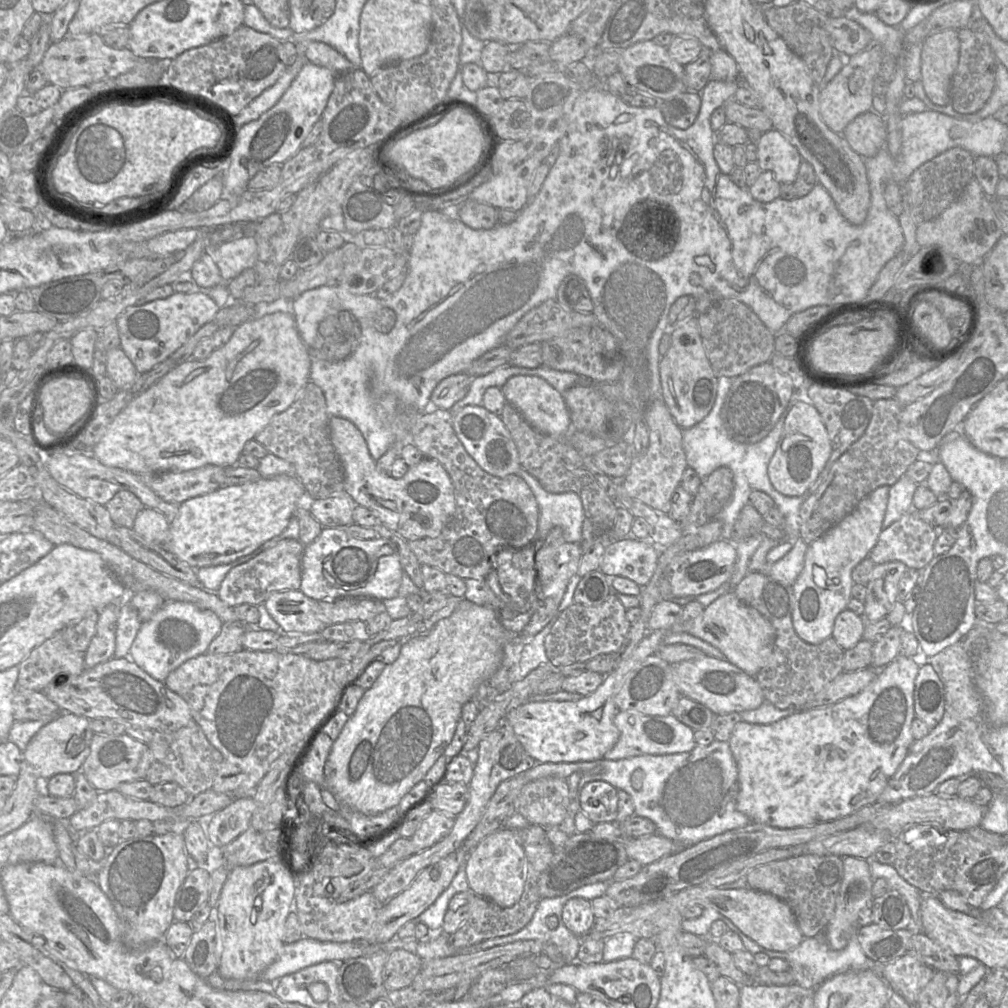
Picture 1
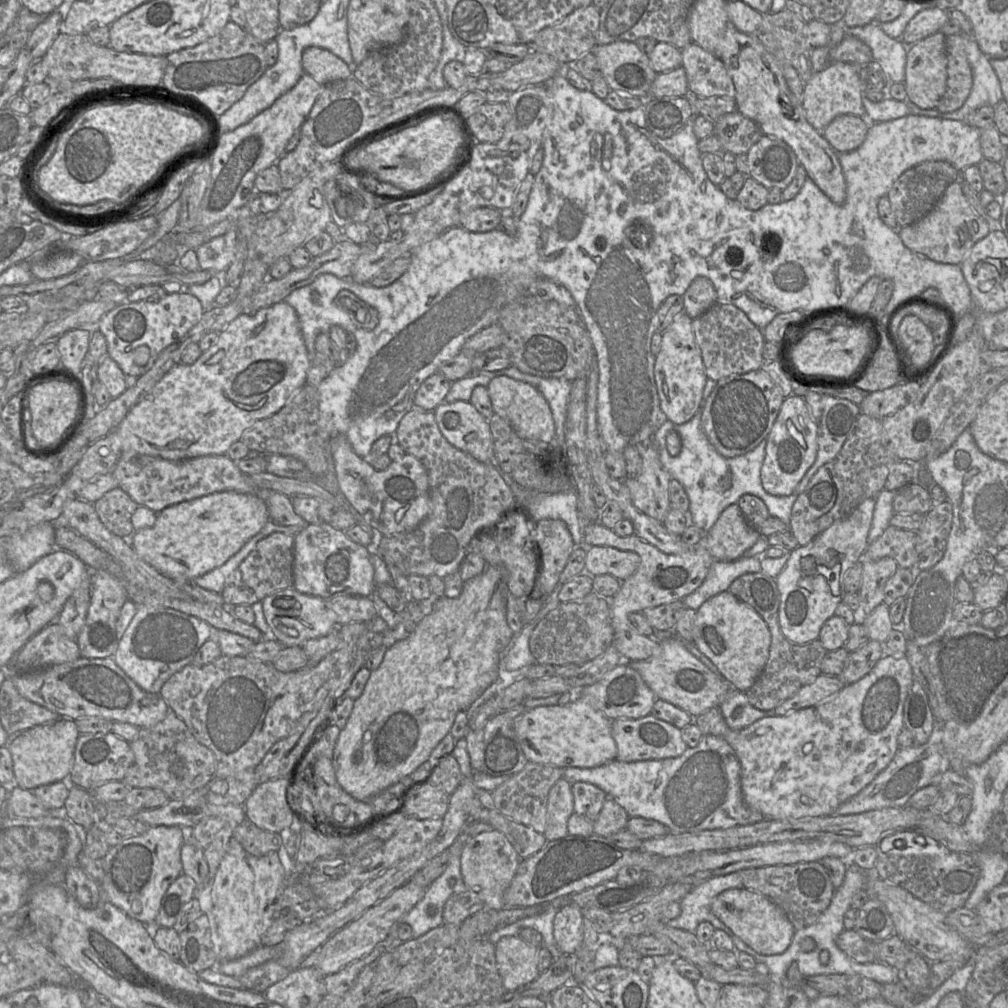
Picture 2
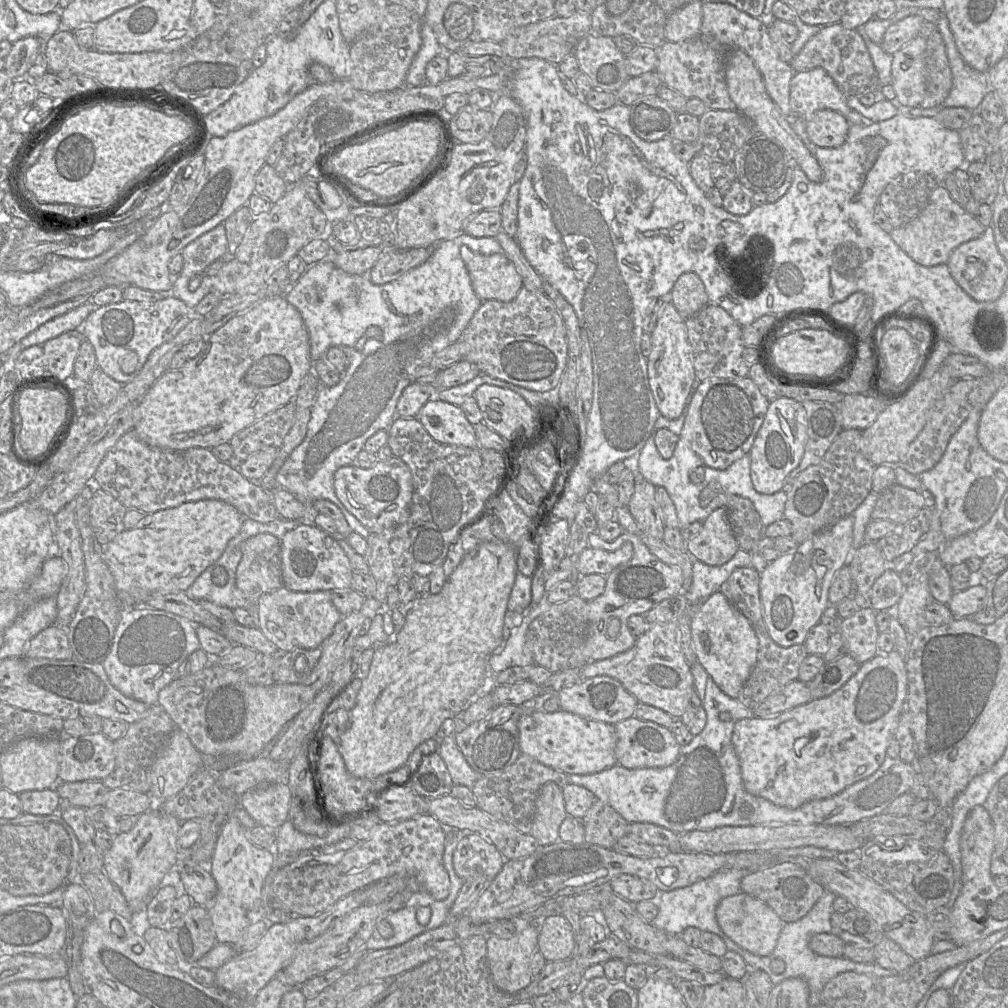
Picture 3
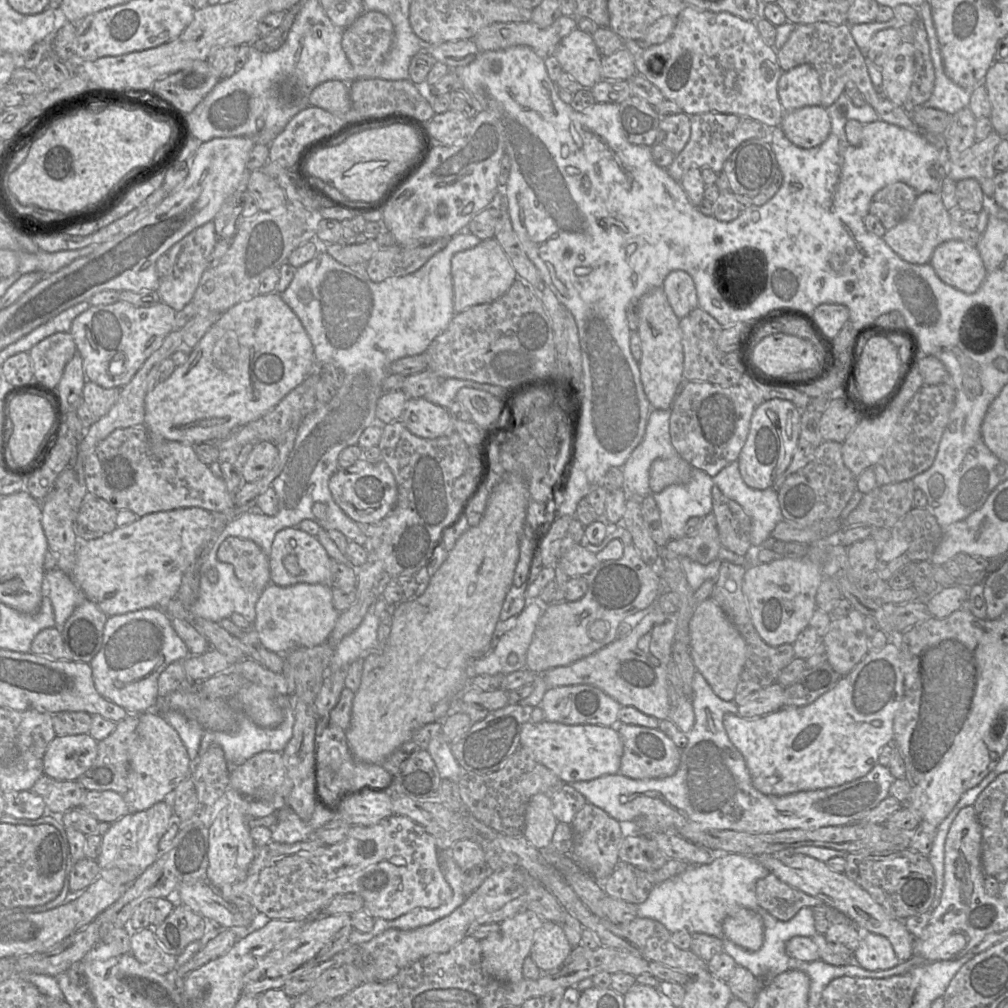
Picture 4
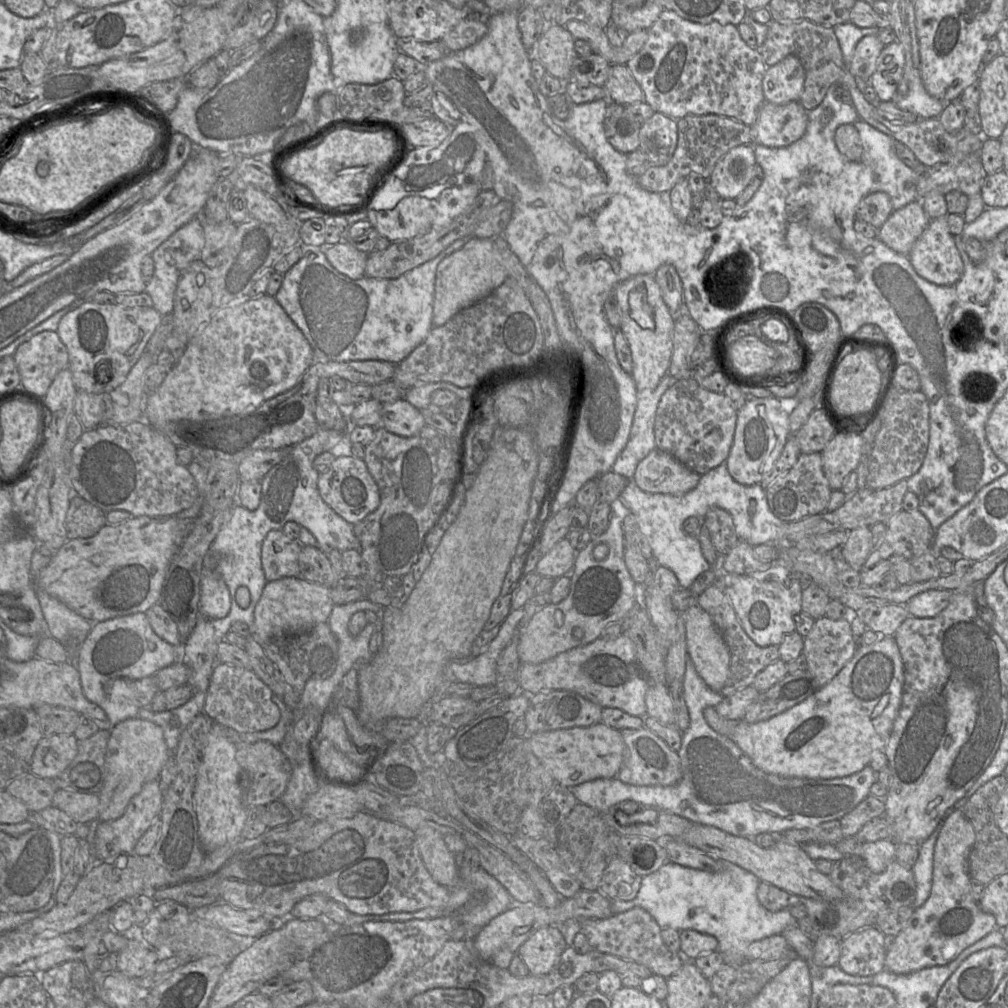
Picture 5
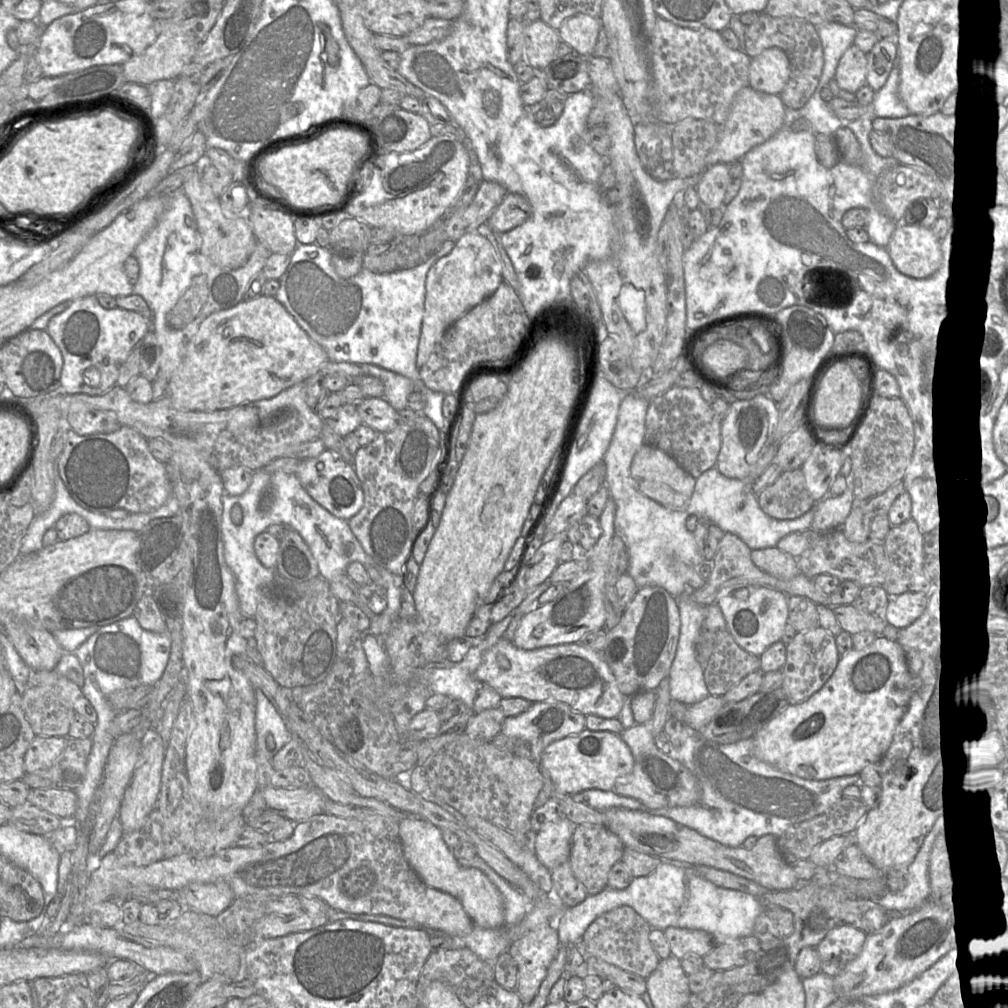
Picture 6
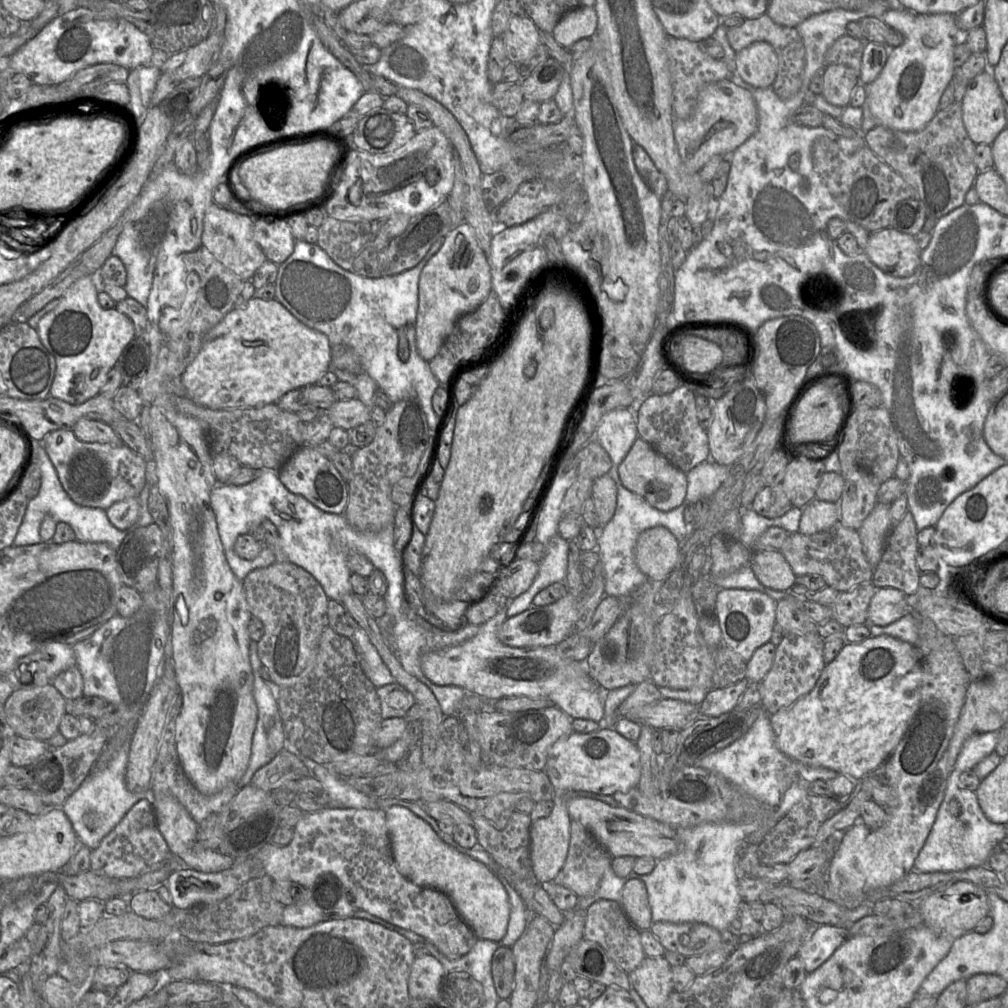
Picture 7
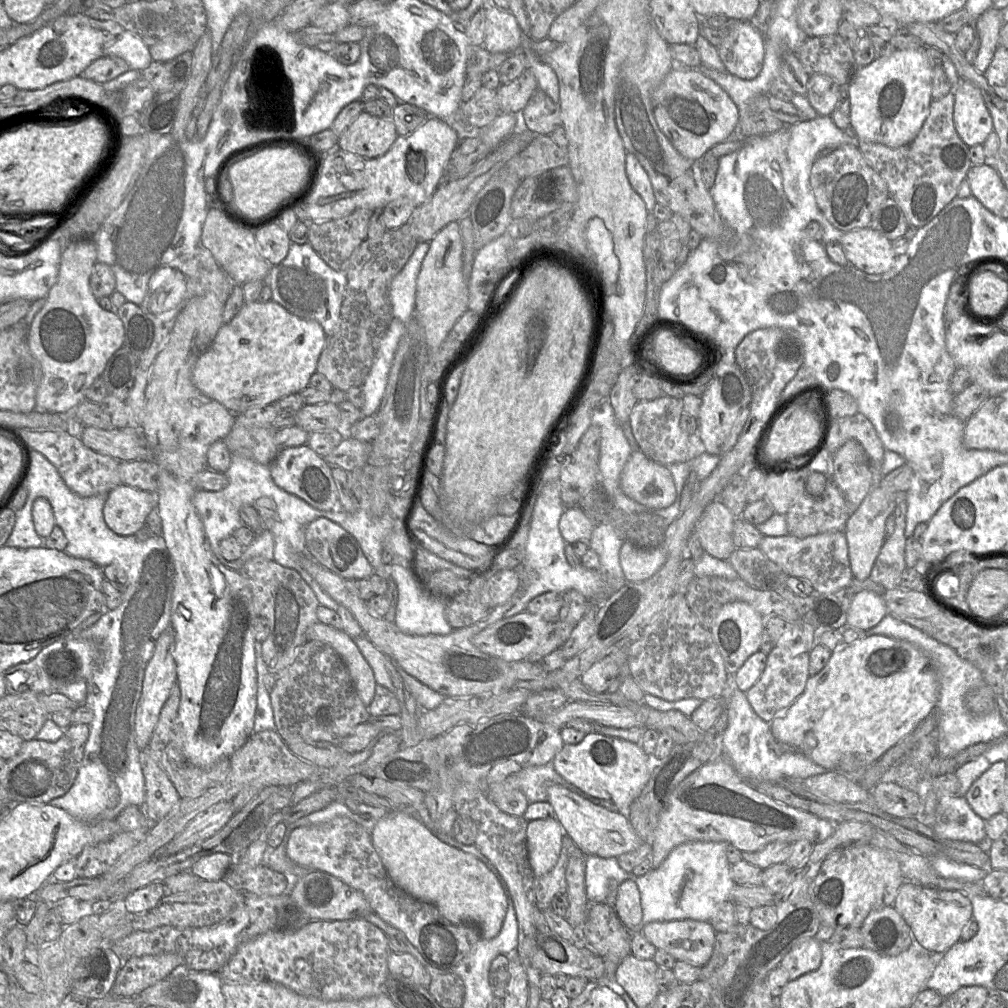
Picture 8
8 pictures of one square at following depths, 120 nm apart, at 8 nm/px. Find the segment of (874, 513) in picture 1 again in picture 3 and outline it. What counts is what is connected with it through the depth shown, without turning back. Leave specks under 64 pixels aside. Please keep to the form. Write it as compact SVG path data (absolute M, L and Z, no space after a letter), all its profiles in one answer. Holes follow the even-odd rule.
M848 515L833 526L824 529L805 542L800 544L795 553L784 554L778 559L769 562L765 570L760 574L760 596L763 608L764 620L770 637L782 647L803 644L809 630L820 623L824 610L830 605L828 592L836 573L846 564L846 560L853 550L853 516ZM817 565L826 568L823 576L819 577L815 567Z

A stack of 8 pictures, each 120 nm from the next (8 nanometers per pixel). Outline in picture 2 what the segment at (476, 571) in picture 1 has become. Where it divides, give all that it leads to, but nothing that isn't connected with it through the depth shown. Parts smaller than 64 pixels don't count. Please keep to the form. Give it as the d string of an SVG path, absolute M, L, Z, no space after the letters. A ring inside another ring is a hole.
M413 407L400 420L394 437L406 454L413 455L421 461L427 471L430 510L427 517L415 529L383 536L377 555L384 561L392 580L399 575L408 578L411 575L424 577L435 575L444 578L458 571L476 530L497 522L501 513L510 508L516 499L505 481L504 474L493 464L476 460L470 454L455 448L444 438L437 426L433 411Z

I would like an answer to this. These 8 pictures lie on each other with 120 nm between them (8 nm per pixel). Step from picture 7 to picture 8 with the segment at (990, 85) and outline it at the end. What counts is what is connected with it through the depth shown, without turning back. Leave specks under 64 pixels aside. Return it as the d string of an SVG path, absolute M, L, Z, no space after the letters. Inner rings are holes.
M962 81L954 96L953 119L959 137L969 147L983 145L994 129L980 90Z

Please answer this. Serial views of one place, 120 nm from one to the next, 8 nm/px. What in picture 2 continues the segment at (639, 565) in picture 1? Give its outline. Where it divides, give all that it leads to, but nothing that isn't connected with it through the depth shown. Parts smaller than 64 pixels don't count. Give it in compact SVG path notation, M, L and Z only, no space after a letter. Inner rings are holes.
M593 546L585 558L585 570L580 575L591 577L611 575L620 581L629 578L638 568L640 557L632 551L608 546Z

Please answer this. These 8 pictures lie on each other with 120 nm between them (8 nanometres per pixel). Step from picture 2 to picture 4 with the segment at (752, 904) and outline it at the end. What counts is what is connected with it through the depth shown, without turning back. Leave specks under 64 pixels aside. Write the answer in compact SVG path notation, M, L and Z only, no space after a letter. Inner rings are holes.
M739 908L723 921L725 936L736 945L749 950L758 951L764 942L764 922L760 914Z

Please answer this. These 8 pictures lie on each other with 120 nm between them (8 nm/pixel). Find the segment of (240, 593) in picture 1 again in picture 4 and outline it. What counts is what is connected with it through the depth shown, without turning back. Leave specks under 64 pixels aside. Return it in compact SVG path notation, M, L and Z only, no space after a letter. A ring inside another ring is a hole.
M227 538L218 550L217 559L232 565L236 578L245 586L263 591L271 583L268 556L251 540Z

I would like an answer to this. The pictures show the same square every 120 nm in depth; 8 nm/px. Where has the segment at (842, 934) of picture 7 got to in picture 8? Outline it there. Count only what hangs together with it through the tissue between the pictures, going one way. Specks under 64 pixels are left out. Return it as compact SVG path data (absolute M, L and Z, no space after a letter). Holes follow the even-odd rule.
M809 938L796 945L781 960L779 966L787 973L789 980L817 970L822 961L821 942L816 938Z

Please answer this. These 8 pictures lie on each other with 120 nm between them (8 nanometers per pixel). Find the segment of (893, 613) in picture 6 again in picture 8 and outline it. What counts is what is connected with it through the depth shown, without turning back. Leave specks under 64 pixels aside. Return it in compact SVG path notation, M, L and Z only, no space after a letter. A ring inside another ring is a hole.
M869 589L858 591L847 614L847 627L867 631L888 615L882 595Z

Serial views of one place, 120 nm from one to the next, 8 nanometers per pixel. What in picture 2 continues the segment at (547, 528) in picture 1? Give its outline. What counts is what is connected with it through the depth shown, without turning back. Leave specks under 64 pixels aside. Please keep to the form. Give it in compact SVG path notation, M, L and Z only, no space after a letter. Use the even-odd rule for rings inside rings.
M504 474L505 481L510 486L515 499L525 505L536 522L545 519L562 520L566 523L573 542L584 542L584 531L580 527L577 511L576 491L557 494L535 494L529 488L524 488Z

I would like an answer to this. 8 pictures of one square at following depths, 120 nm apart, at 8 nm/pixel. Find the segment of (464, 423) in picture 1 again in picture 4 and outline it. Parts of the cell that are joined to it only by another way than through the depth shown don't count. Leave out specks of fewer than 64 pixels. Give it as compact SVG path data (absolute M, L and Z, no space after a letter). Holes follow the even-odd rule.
M409 398L400 420L414 435L435 439L454 432L448 409L425 398Z

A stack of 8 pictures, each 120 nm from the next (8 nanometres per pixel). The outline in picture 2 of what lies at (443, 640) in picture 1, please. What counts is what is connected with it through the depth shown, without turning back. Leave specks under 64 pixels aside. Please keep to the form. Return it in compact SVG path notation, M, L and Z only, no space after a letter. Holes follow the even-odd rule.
M495 566L487 567L481 574L468 579L462 586L460 595L456 598L441 597L438 599L431 612L426 615L416 626L415 630L404 640L400 640L389 647L380 666L371 671L369 680L362 695L354 702L354 706L346 725L338 736L332 758L335 775L339 785L352 797L360 801L370 798L399 782L404 777L413 773L425 763L433 749L450 732L458 712L466 711L471 704L496 680L500 663L500 654L509 645L513 632L506 620L506 599L508 586L505 582L505 571Z

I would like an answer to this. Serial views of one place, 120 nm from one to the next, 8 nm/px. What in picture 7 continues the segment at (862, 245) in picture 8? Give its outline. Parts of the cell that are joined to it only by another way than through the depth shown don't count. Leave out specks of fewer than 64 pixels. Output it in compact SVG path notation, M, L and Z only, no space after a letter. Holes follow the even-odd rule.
M893 228L871 232L862 251L881 271L897 278L915 273L922 252L914 235Z

